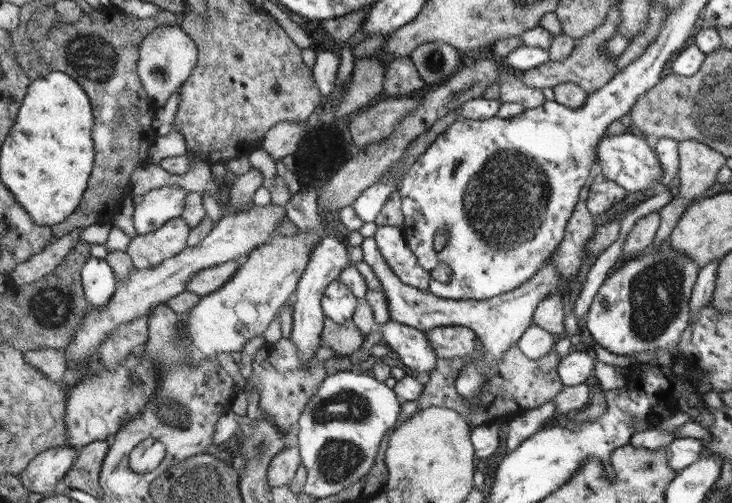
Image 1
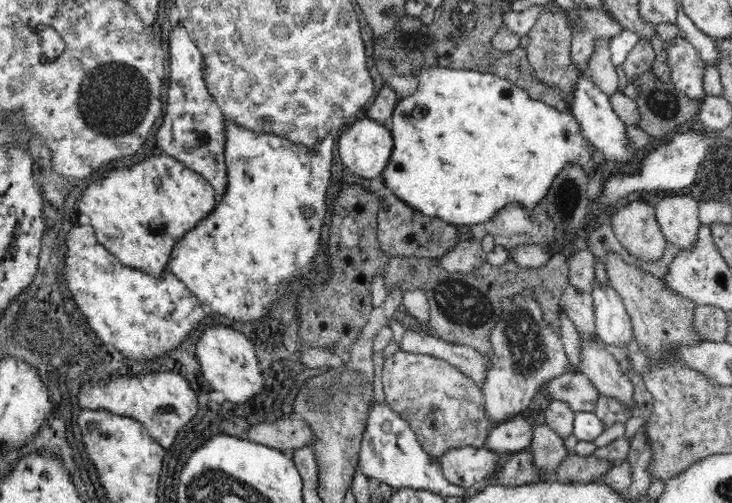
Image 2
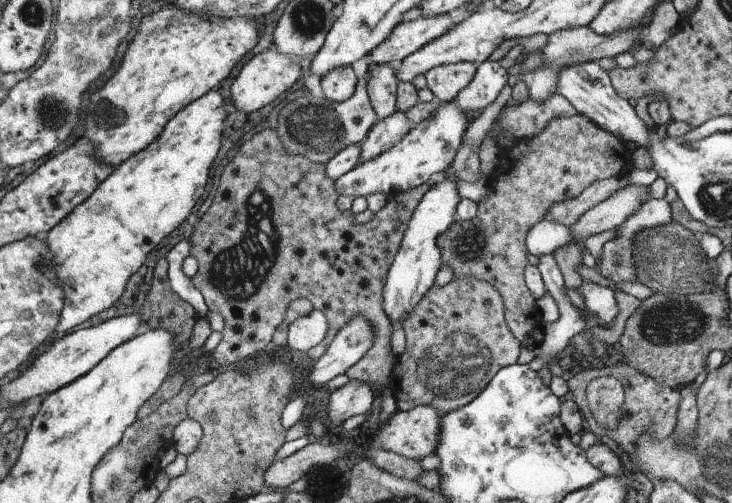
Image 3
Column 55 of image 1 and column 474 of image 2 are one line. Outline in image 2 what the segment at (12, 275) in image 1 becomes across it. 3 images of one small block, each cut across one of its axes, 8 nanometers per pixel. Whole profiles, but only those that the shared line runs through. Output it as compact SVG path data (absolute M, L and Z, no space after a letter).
M474 238L456 242L454 248L450 248L450 252L446 256L442 256L440 262L448 272L460 272L460 274L468 274L474 268L488 264L482 242L474 240Z

